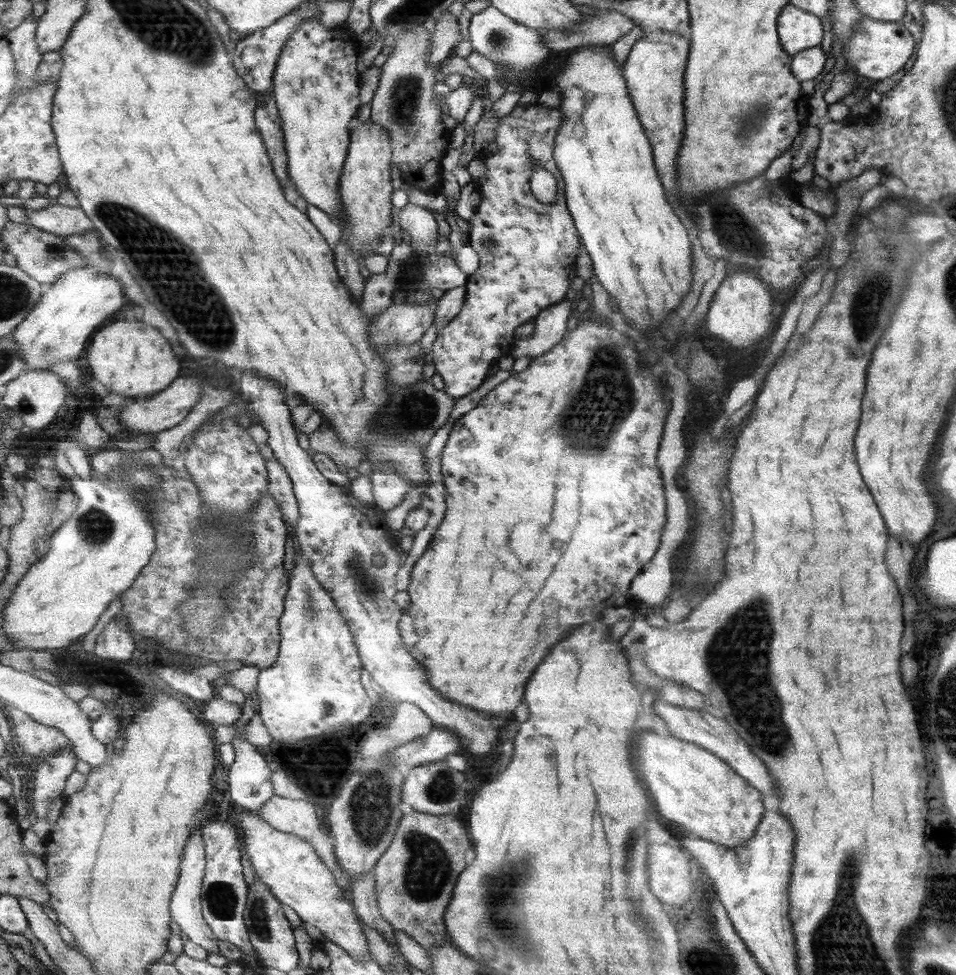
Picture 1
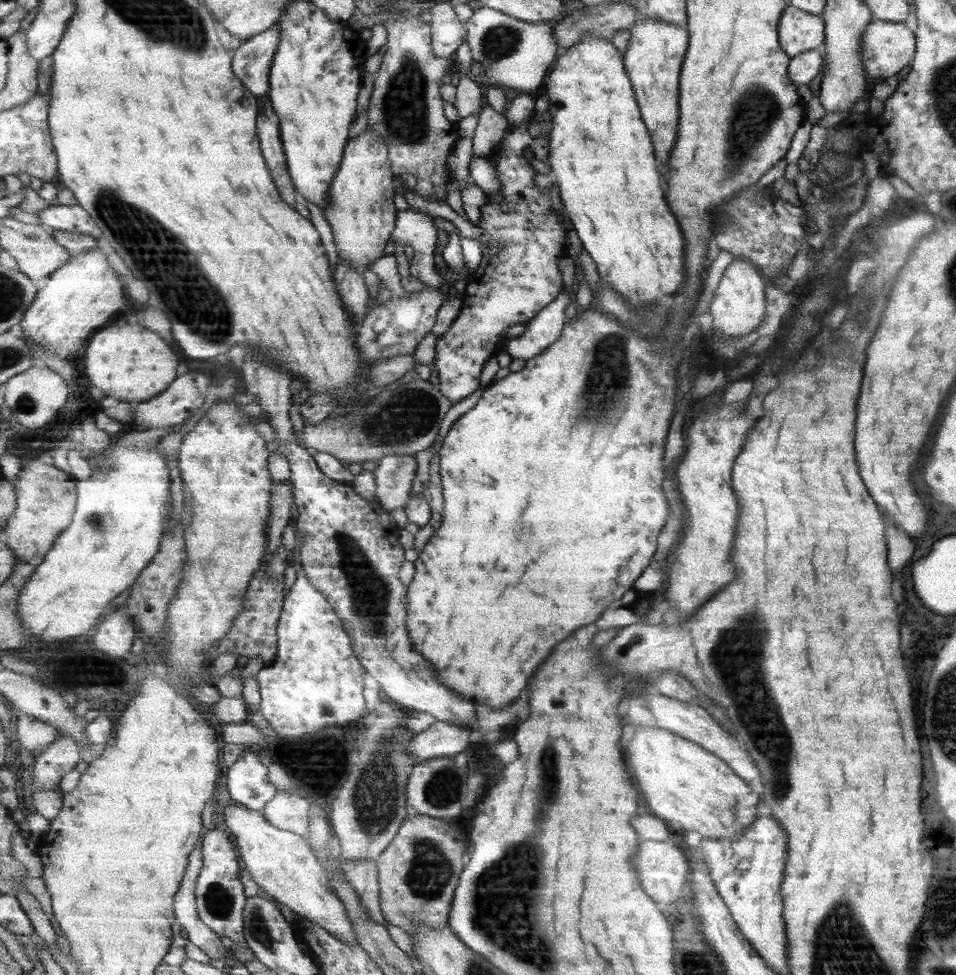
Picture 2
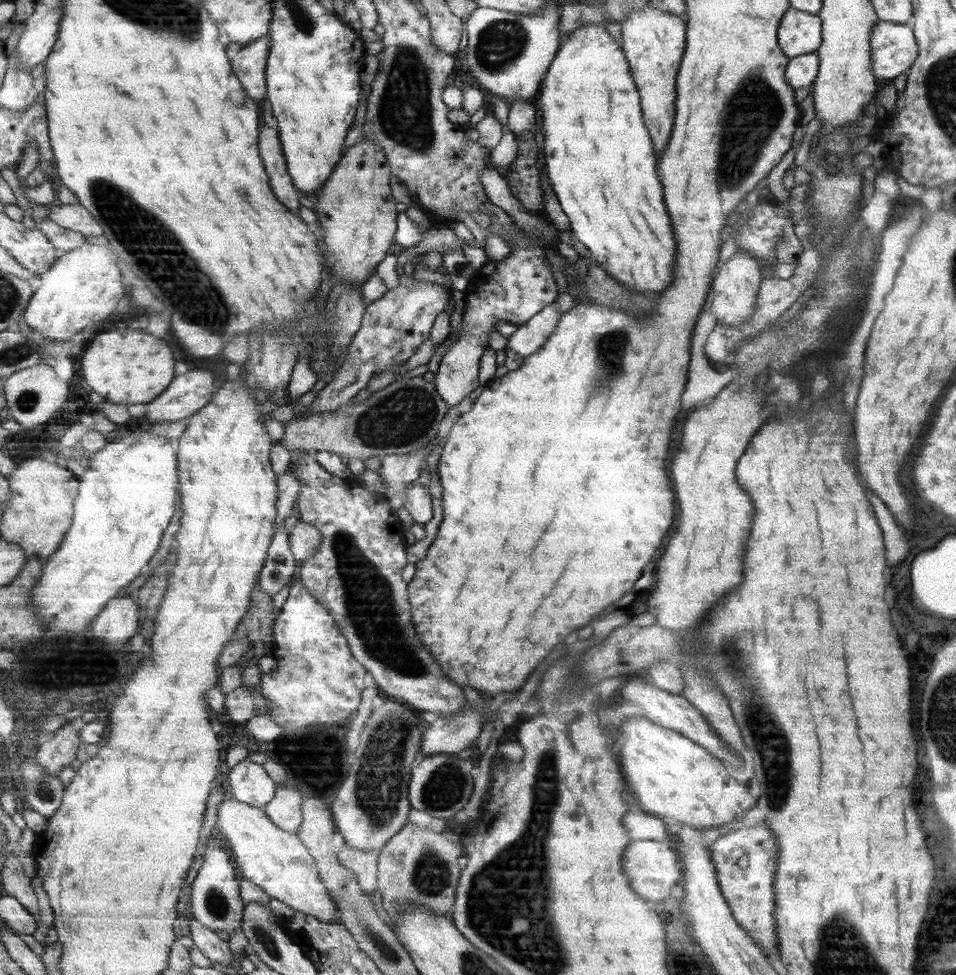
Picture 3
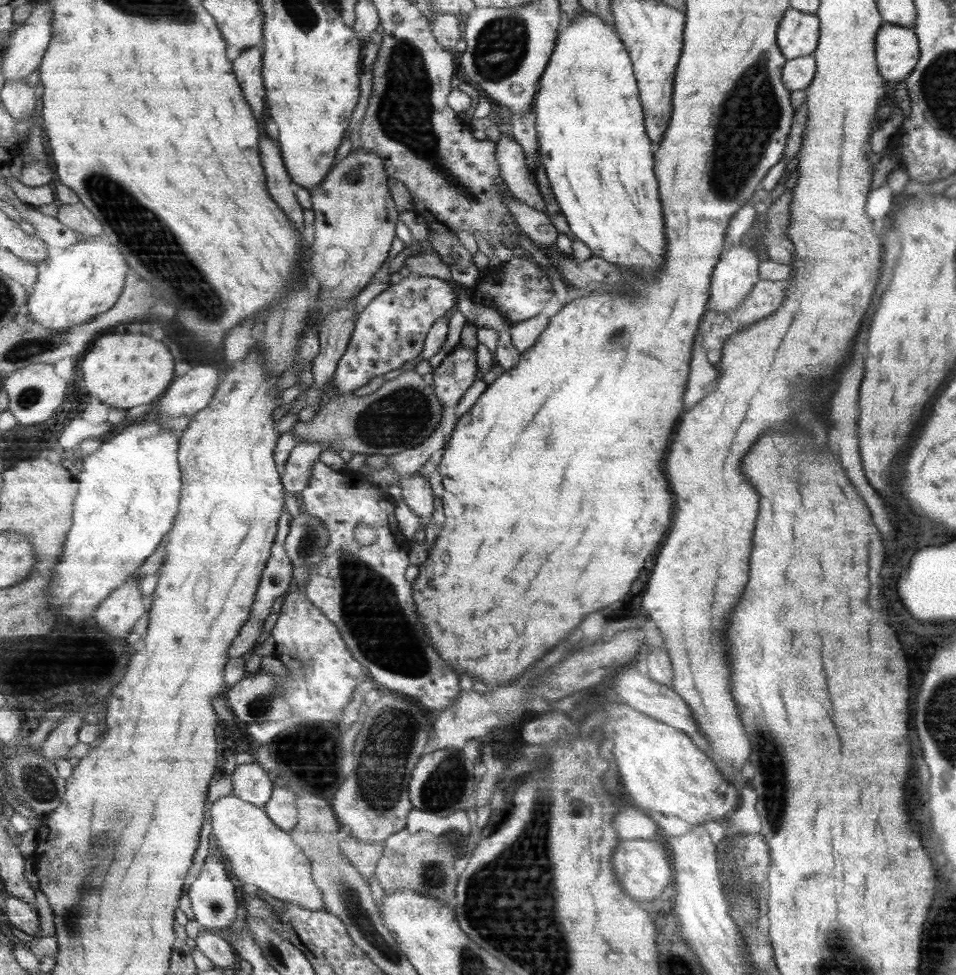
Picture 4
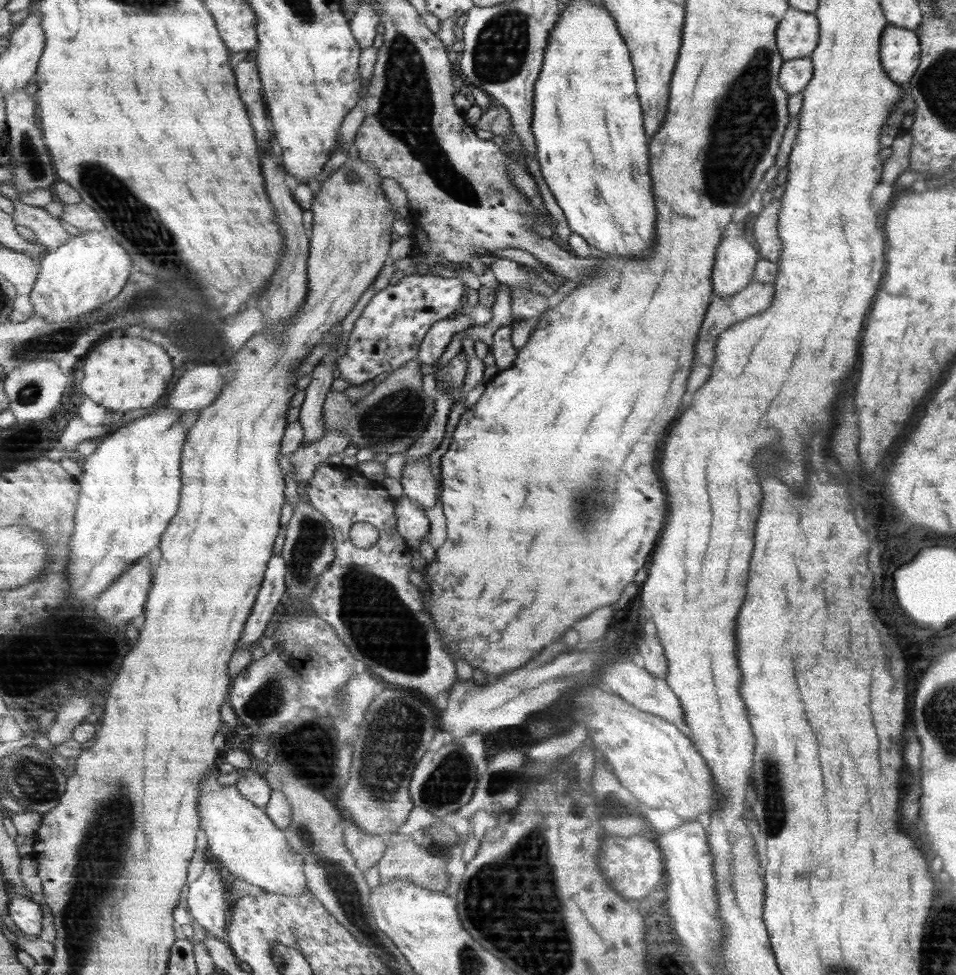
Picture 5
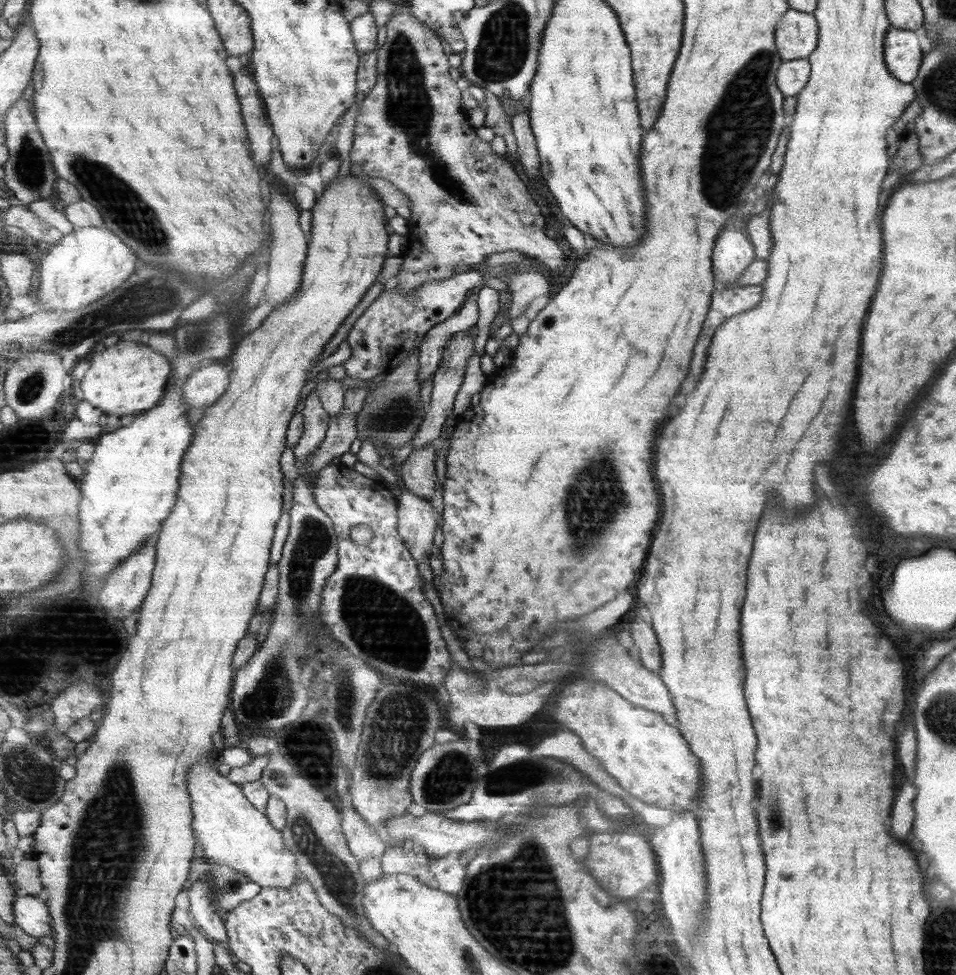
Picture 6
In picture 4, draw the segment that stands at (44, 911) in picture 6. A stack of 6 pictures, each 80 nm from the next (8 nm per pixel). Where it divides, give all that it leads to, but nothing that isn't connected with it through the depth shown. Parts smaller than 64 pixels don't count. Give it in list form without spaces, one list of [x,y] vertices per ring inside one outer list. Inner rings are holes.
[[[6,895],[2,903],[2,909],[8,918],[8,924],[15,932],[23,931],[28,935],[37,934],[42,929],[40,914],[31,903],[16,896]]]

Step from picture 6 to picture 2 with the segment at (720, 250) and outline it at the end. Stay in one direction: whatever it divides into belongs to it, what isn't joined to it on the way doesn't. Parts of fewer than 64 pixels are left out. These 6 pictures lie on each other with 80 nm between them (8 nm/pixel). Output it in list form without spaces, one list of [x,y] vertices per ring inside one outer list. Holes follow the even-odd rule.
[[[733,259],[725,267],[708,304],[712,316],[712,331],[716,330],[725,338],[731,338],[743,336],[755,330],[764,314],[764,281],[763,276],[751,262]]]

